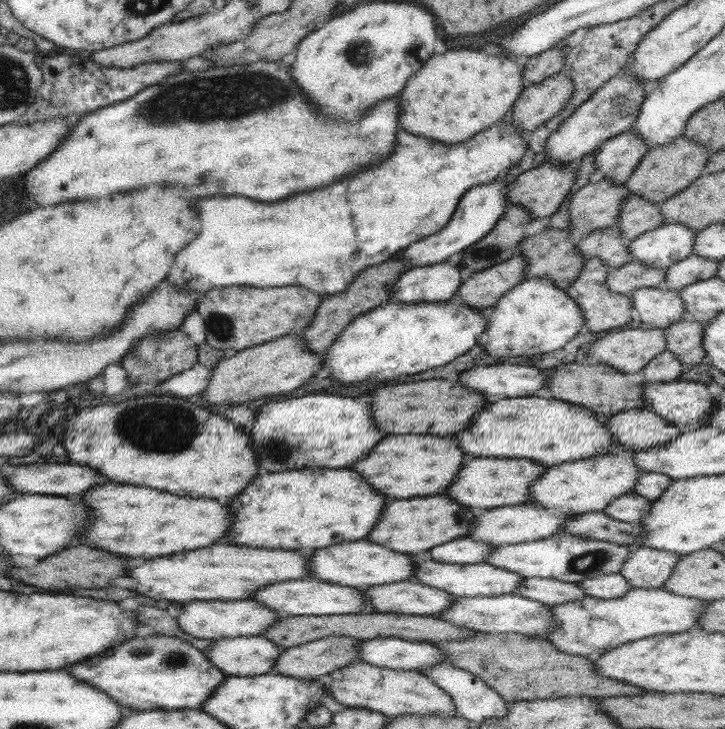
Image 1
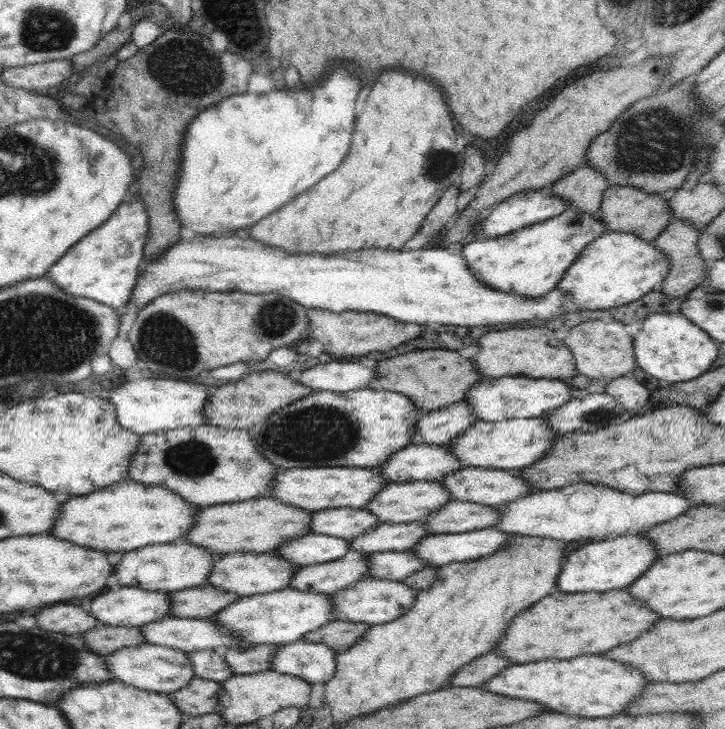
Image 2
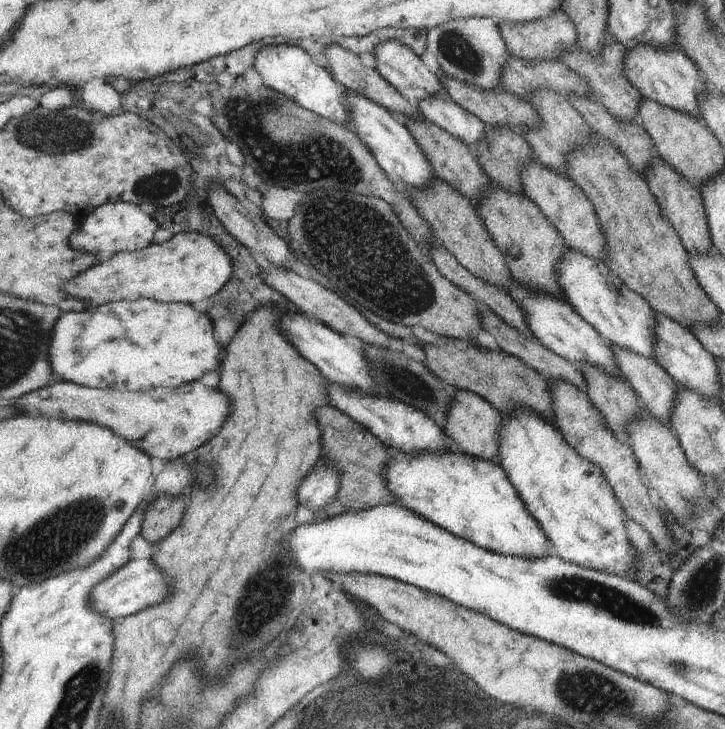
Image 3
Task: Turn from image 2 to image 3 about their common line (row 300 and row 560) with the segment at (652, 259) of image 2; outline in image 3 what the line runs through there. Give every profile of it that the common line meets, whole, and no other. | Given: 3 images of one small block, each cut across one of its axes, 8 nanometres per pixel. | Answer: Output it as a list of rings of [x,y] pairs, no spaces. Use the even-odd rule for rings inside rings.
[[[532,410],[504,414],[498,434],[498,464],[526,510],[552,542],[557,557],[584,568],[627,577],[636,570],[636,550],[628,539],[626,514],[604,474],[580,458],[548,420]]]

